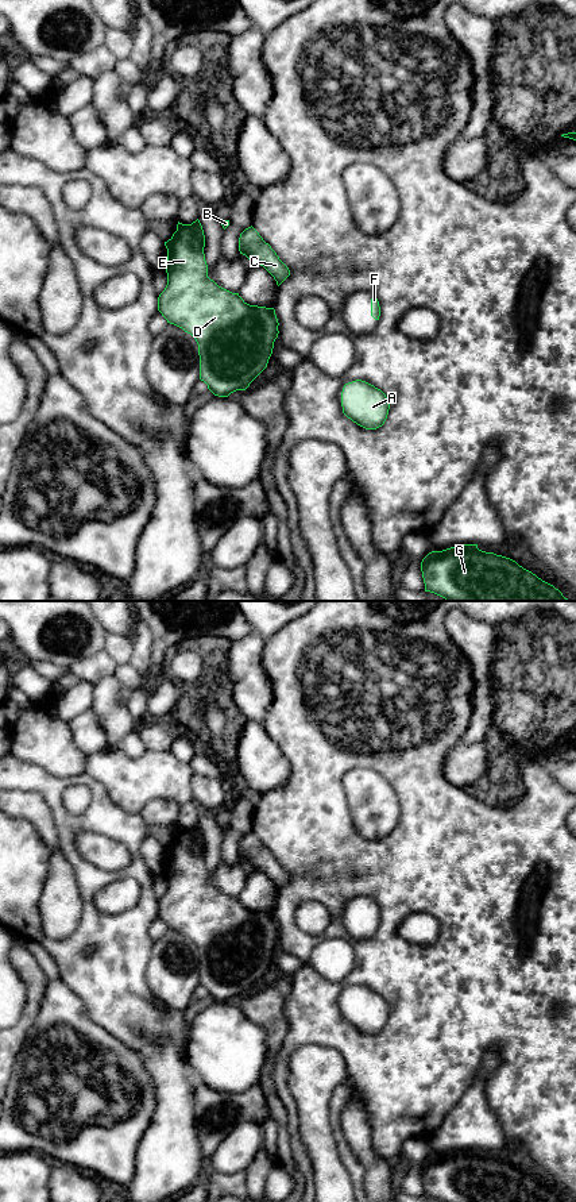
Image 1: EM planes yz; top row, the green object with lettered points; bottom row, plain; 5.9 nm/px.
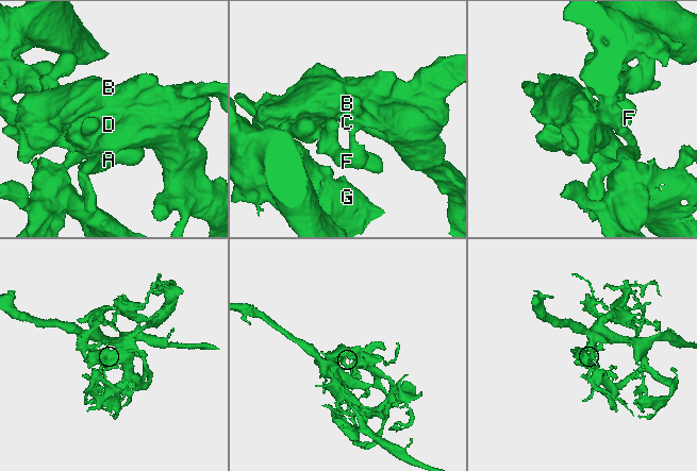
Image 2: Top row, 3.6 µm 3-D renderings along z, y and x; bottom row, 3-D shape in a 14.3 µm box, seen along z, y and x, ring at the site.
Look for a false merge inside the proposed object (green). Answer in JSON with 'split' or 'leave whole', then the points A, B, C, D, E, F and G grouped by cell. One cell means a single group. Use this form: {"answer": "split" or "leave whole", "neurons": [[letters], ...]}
{"answer": "leave whole", "neurons": [["A", "B", "C", "D", "E", "F", "G"]]}

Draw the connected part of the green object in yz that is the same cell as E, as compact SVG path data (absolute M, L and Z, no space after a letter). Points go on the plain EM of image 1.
M200 825L192 829L178 827L177 836L165 847L167 854L167 890L158 902L158 916L167 928L190 939L198 949L200 985L219 1002L246 995L267 972L278 943L278 924L274 913L247 909L239 898L219 891L208 882L204 852L205 840Z

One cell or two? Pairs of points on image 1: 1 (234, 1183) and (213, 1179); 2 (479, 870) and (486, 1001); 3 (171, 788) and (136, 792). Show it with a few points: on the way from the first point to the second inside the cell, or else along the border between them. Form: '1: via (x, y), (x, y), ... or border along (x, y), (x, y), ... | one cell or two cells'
1: via (228, 1183), (219, 1183) | one cell
2: via (479, 902), (479, 969) | one cell
3: via (163, 788), (145, 788) | one cell

